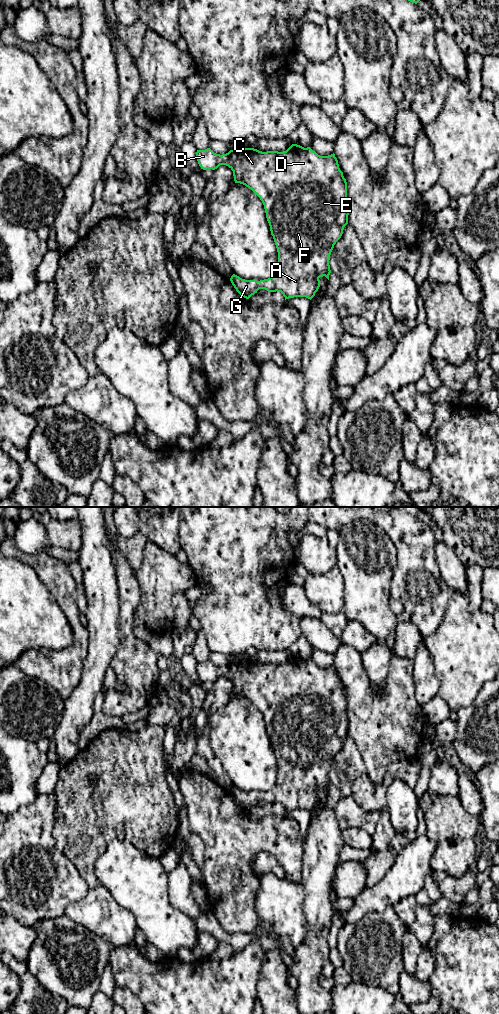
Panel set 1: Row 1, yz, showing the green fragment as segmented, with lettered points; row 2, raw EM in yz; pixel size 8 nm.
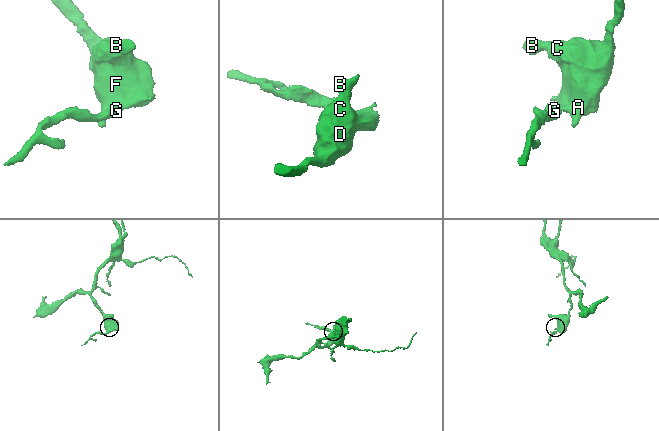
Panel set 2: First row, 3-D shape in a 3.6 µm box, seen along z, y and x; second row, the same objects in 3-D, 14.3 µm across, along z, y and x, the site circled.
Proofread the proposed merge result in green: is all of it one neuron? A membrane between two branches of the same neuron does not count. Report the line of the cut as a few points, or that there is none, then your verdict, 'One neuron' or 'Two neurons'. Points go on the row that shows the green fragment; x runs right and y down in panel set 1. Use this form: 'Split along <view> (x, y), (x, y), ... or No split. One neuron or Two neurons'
No split. One neuron

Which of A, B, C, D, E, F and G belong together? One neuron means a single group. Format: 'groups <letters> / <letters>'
groups A B C D E F G

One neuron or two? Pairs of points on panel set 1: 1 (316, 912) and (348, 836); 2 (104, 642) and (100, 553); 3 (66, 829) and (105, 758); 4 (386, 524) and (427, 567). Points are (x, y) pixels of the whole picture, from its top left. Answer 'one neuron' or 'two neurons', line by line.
1: two neurons
2: one neuron
3: one neuron
4: one neuron

